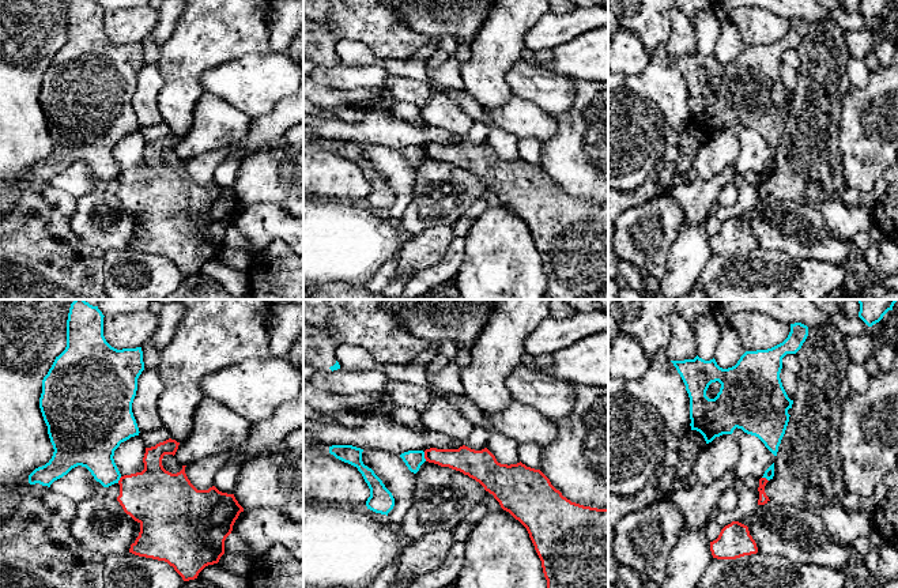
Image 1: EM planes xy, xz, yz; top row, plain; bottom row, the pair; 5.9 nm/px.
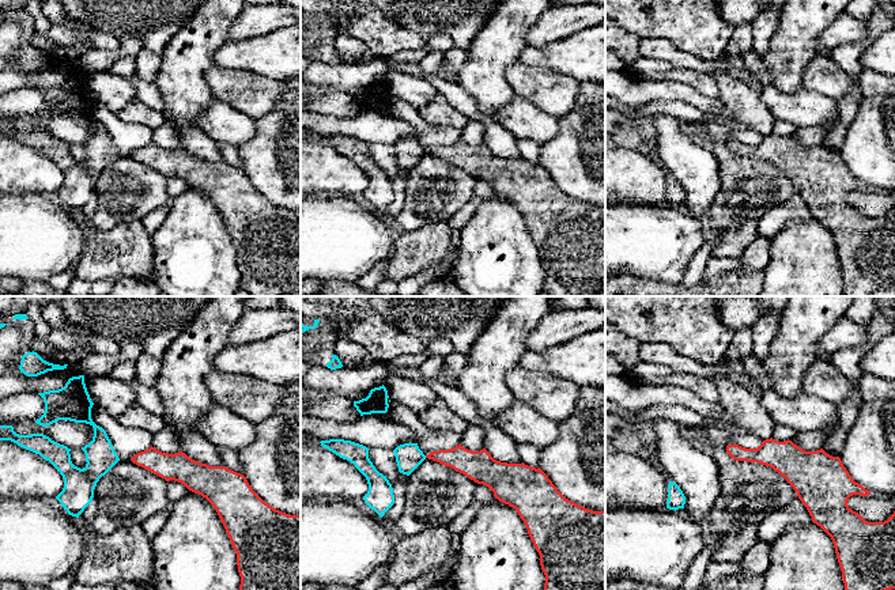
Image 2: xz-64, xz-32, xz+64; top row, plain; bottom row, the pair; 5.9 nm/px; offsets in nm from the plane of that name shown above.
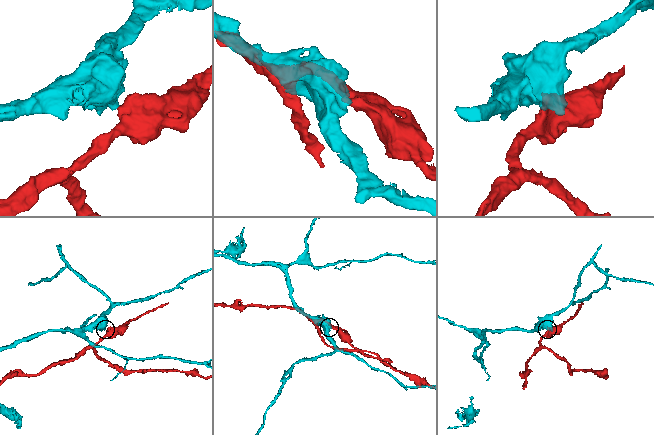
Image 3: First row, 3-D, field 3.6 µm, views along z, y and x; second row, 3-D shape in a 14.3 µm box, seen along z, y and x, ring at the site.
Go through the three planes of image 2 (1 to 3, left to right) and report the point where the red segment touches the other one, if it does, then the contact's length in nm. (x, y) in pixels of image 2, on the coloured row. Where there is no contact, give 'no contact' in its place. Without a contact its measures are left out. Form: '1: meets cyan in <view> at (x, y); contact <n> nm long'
1: no contact
2: no contact
3: no contact

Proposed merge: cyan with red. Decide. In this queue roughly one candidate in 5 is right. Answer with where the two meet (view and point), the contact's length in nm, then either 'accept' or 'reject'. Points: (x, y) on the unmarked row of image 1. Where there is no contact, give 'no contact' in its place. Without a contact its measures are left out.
xz (423, 151) | 60 nm | reject

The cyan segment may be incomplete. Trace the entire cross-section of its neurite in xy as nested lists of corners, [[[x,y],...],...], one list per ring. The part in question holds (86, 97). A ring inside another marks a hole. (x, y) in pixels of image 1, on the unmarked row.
[[[98,1],[69,3],[67,42],[44,72],[39,93],[39,103],[54,147],[45,161],[29,170],[30,180],[50,182],[78,161],[86,162],[103,182],[118,178],[121,173],[113,151],[121,137],[140,128],[132,98],[144,57],[142,42],[117,45],[106,37],[103,12]]]

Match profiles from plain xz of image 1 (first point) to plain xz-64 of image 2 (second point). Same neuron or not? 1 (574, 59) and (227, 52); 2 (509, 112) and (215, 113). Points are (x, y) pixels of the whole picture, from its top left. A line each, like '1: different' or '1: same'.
1: same
2: same

